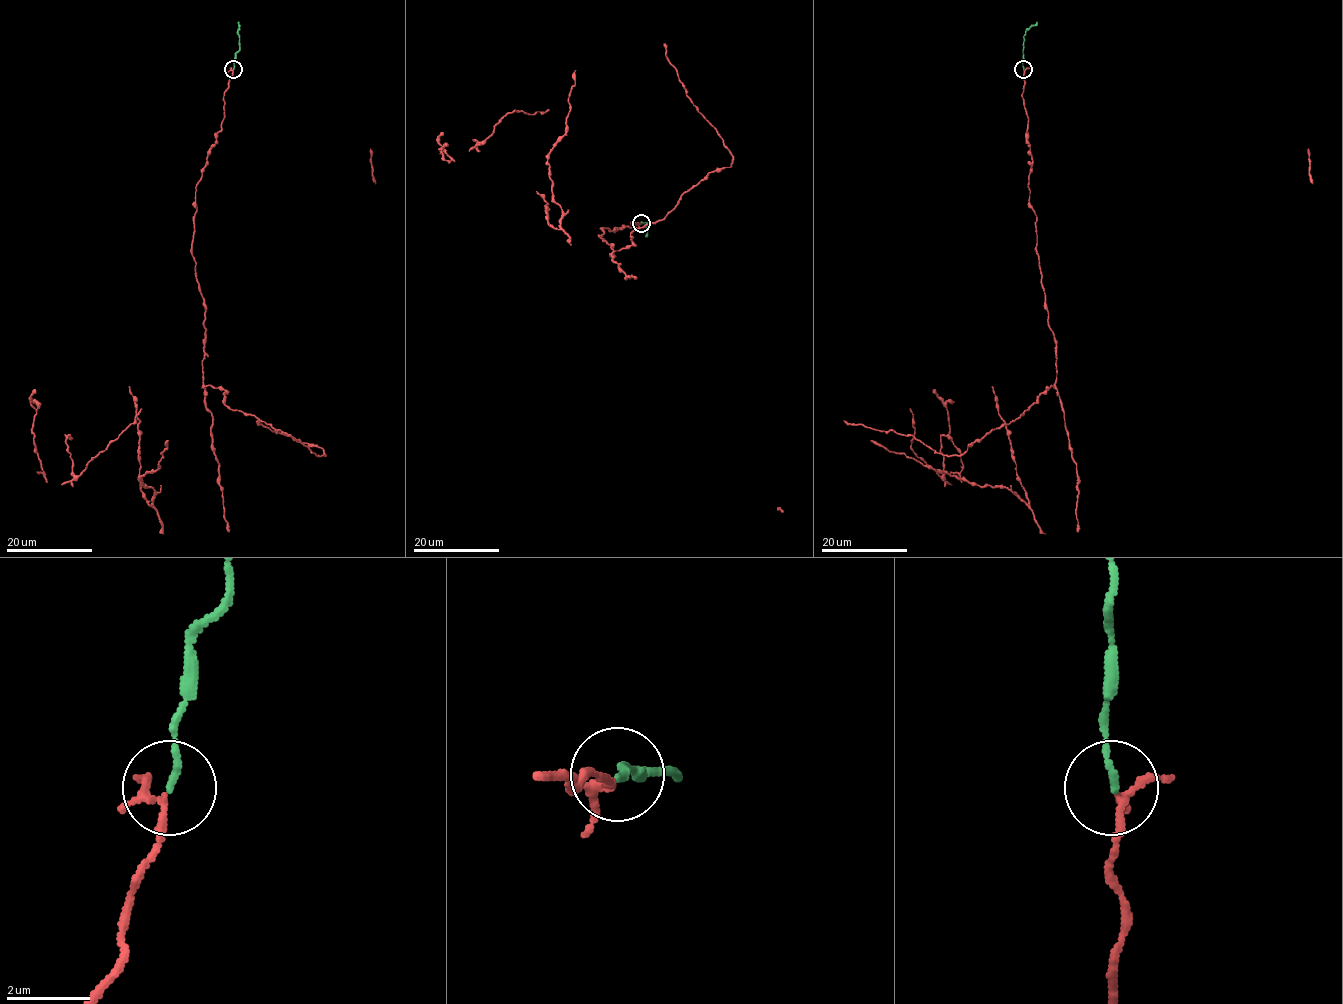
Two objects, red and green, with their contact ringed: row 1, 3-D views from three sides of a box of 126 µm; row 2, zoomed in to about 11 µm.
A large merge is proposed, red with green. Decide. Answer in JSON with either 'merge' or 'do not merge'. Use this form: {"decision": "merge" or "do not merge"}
{"decision": "merge"}

